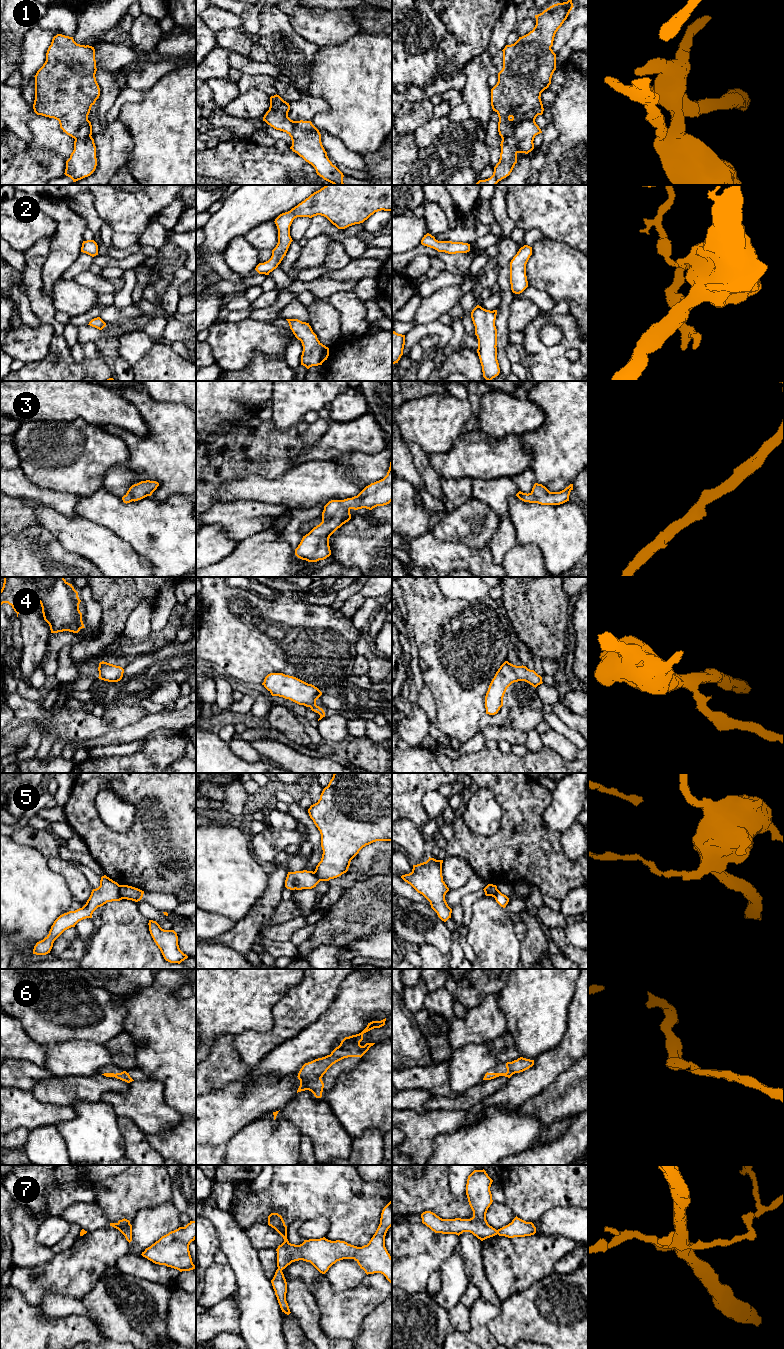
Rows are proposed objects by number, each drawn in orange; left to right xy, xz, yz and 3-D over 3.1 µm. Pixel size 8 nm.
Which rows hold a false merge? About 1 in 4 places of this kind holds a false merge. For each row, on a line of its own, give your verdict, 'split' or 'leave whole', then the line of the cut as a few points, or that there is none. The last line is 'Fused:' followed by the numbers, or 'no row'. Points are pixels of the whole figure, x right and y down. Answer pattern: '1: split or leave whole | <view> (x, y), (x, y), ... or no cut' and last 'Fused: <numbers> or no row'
1: split | yz (534, 119), (519, 122), (515, 131), (502, 139)
2: leave whole | no cut
3: leave whole | no cut
4: leave whole | no cut
5: split | xy (118, 885), (118, 890), (124, 898)
6: leave whole | no cut
7: leave whole | no cut
Fused: 1, 5

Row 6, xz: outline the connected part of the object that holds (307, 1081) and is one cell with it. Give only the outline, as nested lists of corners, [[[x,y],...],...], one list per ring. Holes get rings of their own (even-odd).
[[[386,1018],[381,1021],[372,1021],[368,1023],[367,1027],[359,1034],[345,1037],[340,1045],[336,1047],[330,1055],[315,1059],[311,1062],[305,1063],[298,1073],[300,1086],[298,1092],[309,1090],[316,1098],[322,1097],[324,1083],[322,1081],[323,1075],[336,1062],[348,1057],[362,1057],[371,1046],[375,1043],[366,1043],[364,1046],[360,1045],[363,1040],[363,1034],[385,1025]]]

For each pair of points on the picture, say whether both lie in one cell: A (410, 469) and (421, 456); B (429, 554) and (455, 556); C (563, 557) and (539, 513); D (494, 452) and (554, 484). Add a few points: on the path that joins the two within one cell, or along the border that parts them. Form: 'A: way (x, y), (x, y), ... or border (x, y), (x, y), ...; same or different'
A: border (405, 443), (424, 485); different
B: way (435, 554), (449, 556); same
C: way (563, 546), (563, 539), (548, 524); same
D: border (521, 444), (522, 448), (531, 455), (530, 466); different

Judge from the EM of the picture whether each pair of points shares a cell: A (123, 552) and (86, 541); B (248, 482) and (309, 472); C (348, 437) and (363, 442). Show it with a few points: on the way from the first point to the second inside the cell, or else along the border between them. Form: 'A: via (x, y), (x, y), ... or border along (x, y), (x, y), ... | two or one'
A: via (114, 552), (108, 552), (95, 542) | one
B: via (263, 486), (294, 486) | one
C: via (352, 437), (359, 438) | one

